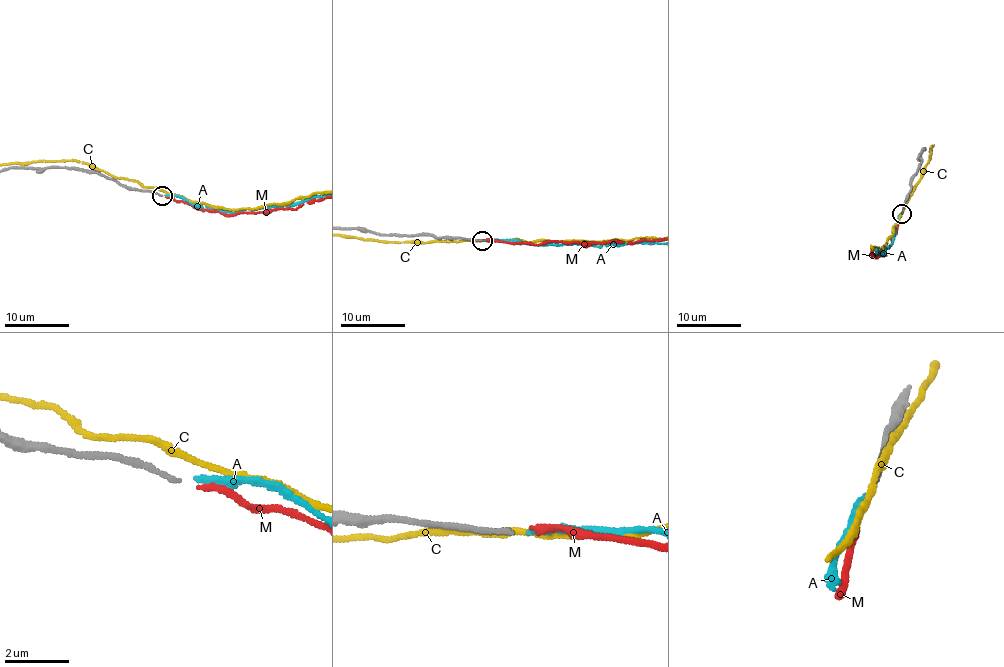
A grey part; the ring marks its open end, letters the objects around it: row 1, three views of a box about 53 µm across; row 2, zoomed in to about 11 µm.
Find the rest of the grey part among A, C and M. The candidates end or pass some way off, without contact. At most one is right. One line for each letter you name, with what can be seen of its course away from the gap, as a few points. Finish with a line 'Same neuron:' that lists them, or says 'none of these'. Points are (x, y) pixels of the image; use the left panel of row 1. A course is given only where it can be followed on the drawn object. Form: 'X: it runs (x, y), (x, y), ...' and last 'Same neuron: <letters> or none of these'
Same neuron: M

